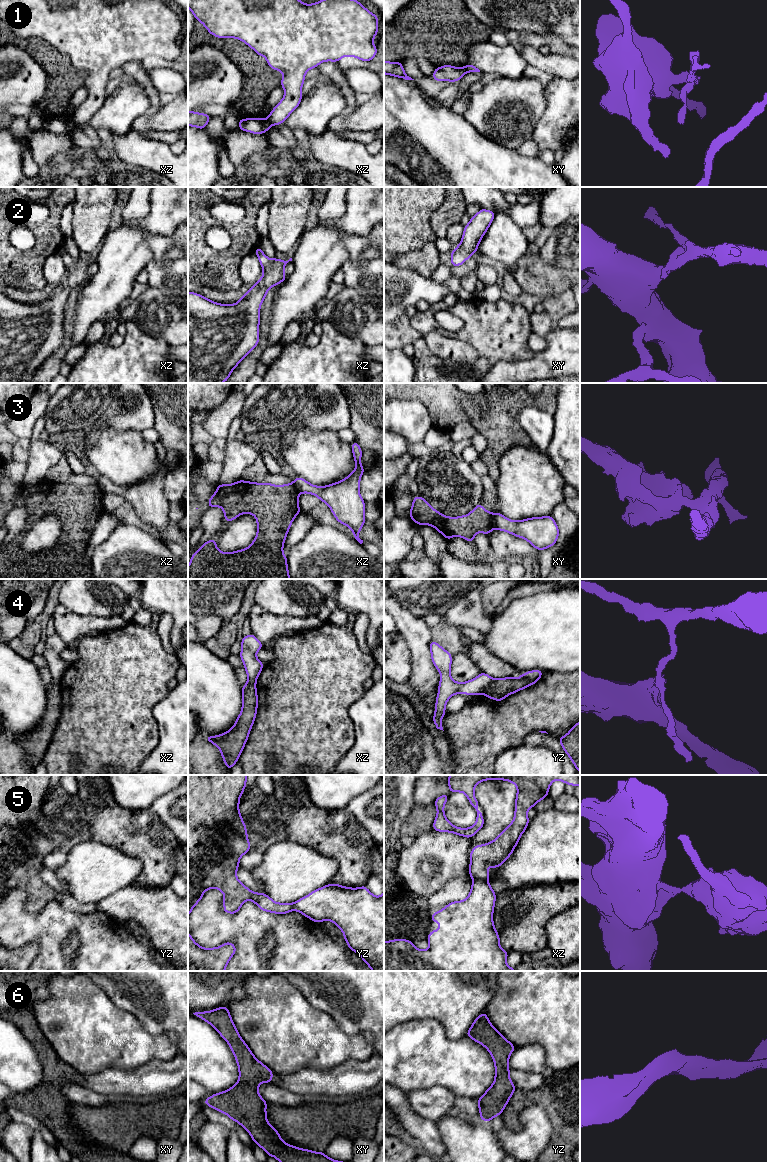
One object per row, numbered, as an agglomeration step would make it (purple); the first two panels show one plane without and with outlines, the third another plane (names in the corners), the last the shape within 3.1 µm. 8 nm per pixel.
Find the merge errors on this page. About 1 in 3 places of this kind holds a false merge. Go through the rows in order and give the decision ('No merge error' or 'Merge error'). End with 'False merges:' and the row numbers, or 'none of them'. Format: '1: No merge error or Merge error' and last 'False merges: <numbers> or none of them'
1: Merge error
2: No merge error
3: Merge error
4: Merge error
5: Merge error
6: No merge error
False merges: 1, 3, 4, 5

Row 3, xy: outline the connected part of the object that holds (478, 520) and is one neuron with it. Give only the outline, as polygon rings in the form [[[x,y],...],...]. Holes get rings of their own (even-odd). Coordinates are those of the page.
[[[414,496],[410,509],[410,518],[418,525],[431,525],[445,538],[453,536],[474,541],[478,532],[489,535],[493,529],[492,513],[482,508],[480,502],[469,514],[459,517],[448,517],[432,508],[420,496]]]

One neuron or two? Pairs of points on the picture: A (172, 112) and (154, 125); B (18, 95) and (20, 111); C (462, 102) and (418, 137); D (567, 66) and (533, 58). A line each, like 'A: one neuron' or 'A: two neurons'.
A: one neuron
B: two neurons
C: two neurons
D: one neuron

